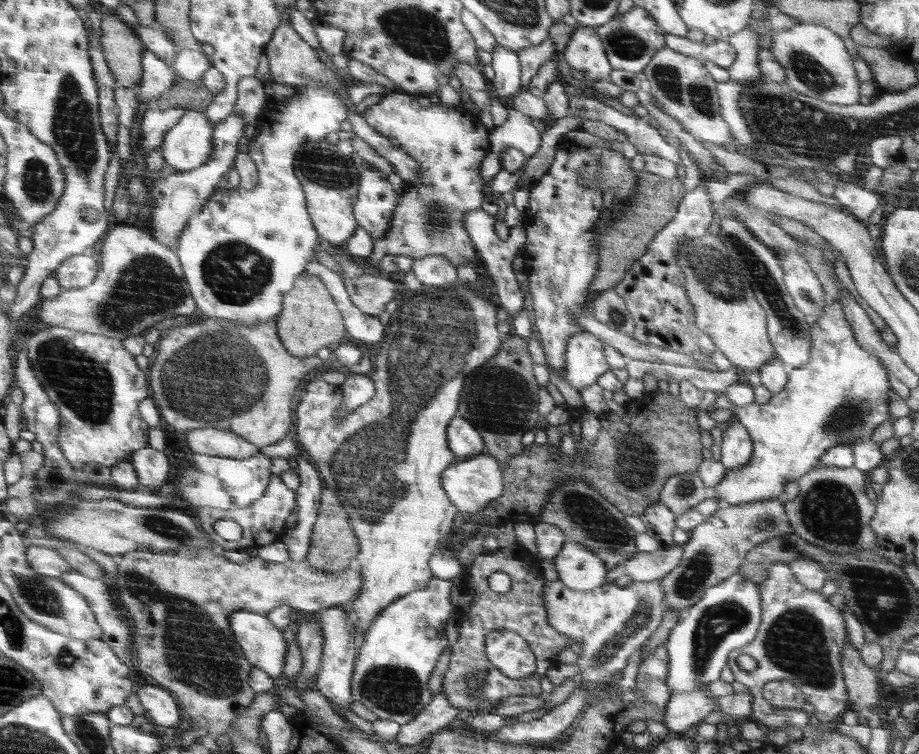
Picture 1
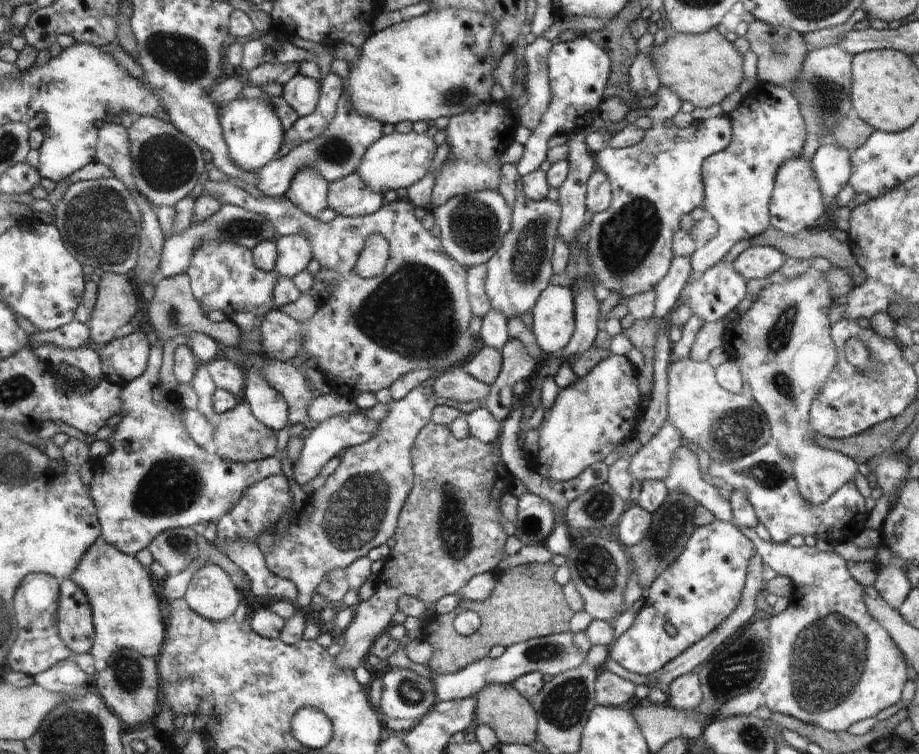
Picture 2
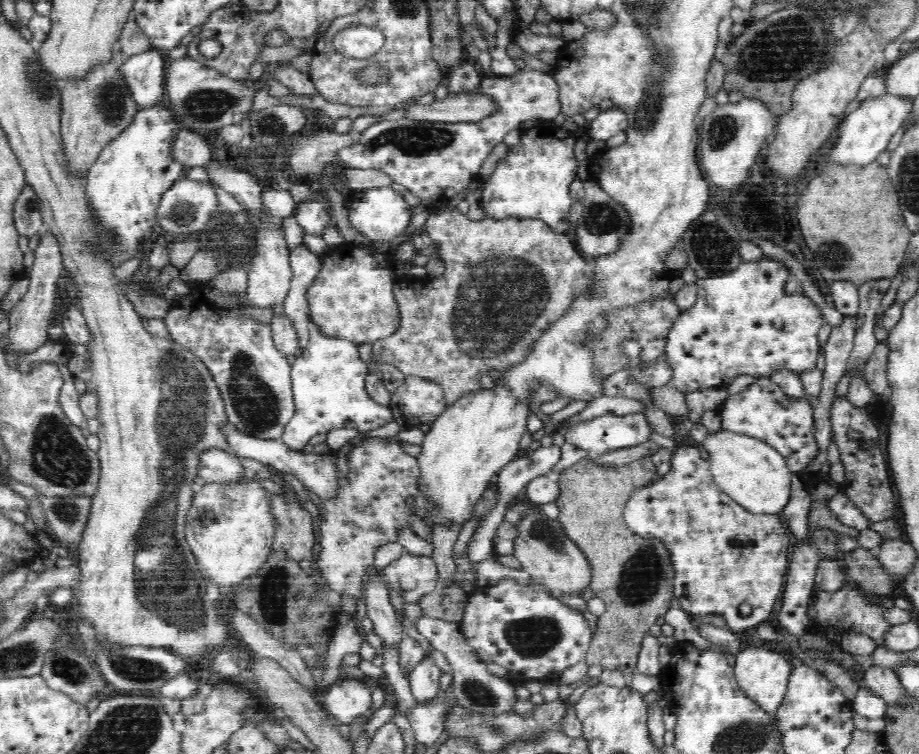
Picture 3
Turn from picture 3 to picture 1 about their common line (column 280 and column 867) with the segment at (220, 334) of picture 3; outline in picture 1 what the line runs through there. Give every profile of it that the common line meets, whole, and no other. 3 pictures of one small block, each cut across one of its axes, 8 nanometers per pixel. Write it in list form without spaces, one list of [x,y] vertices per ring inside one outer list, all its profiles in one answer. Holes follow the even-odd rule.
[[[827,299],[823,315],[816,318],[809,330],[811,336],[811,361],[794,368],[789,381],[780,394],[772,395],[766,404],[746,404],[742,408],[732,406],[732,412],[752,436],[753,454],[750,463],[740,469],[726,472],[726,476],[711,491],[721,504],[732,506],[752,501],[765,501],[784,494],[784,486],[798,482],[820,462],[820,459],[838,444],[850,444],[858,438],[870,439],[874,428],[888,418],[888,376],[878,362],[878,357],[862,350],[854,338],[851,326],[842,314],[838,299]]]

